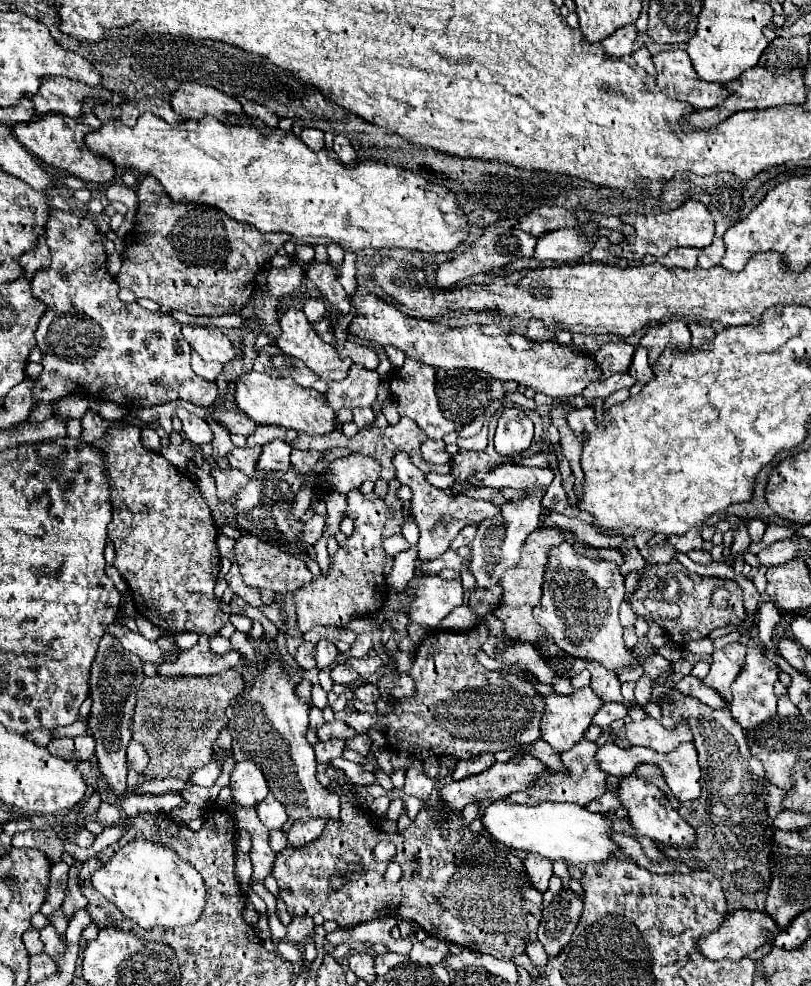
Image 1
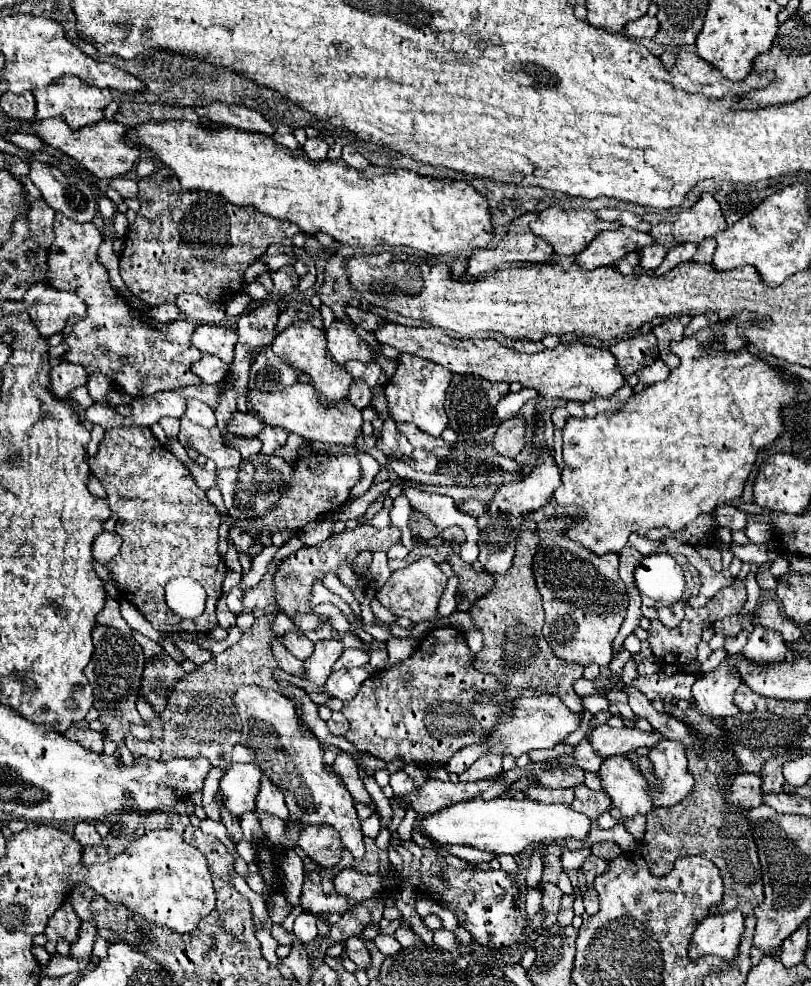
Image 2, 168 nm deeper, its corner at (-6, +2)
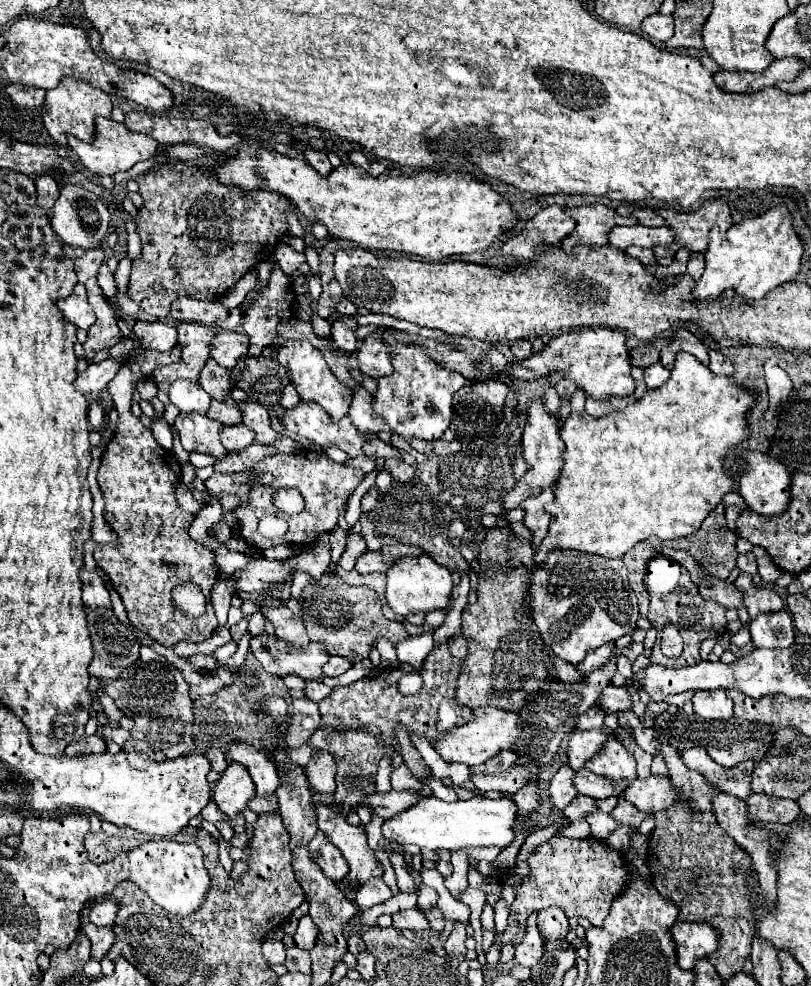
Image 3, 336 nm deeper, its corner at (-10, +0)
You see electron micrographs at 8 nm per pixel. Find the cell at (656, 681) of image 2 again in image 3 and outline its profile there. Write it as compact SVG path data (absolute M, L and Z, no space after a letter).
M608 685L604 689L604 693L600 693L596 705L604 713L620 713L620 711L632 709L632 703L630 703L626 687L612 687L612 685Z

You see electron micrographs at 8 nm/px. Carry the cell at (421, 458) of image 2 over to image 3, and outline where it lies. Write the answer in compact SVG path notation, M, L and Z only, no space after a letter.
M386 459L384 461L384 469L390 473L392 481L410 481L416 475L416 467L414 465L406 465L404 461L394 463L394 461Z

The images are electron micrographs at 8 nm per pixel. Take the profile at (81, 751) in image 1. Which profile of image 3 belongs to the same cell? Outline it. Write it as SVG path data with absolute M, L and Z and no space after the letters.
M92 735L92 737L84 737L82 741L78 741L78 743L72 743L72 745L68 745L66 747L66 755L100 755L100 753L104 753L106 751L106 743L104 743L104 739L102 737L98 737L98 735Z

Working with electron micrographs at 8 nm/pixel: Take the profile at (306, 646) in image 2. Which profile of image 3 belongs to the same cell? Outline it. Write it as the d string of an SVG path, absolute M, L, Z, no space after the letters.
M270 605L270 607L262 607L260 611L274 625L276 635L280 639L286 639L288 643L298 647L306 647L310 643L302 619L294 615L286 605Z

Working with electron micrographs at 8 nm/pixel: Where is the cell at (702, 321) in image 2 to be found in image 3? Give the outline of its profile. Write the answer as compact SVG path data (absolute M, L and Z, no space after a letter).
M710 349L710 371L714 375L726 375L726 377L730 377L734 373L734 367L728 361L728 357L724 357L720 351Z

